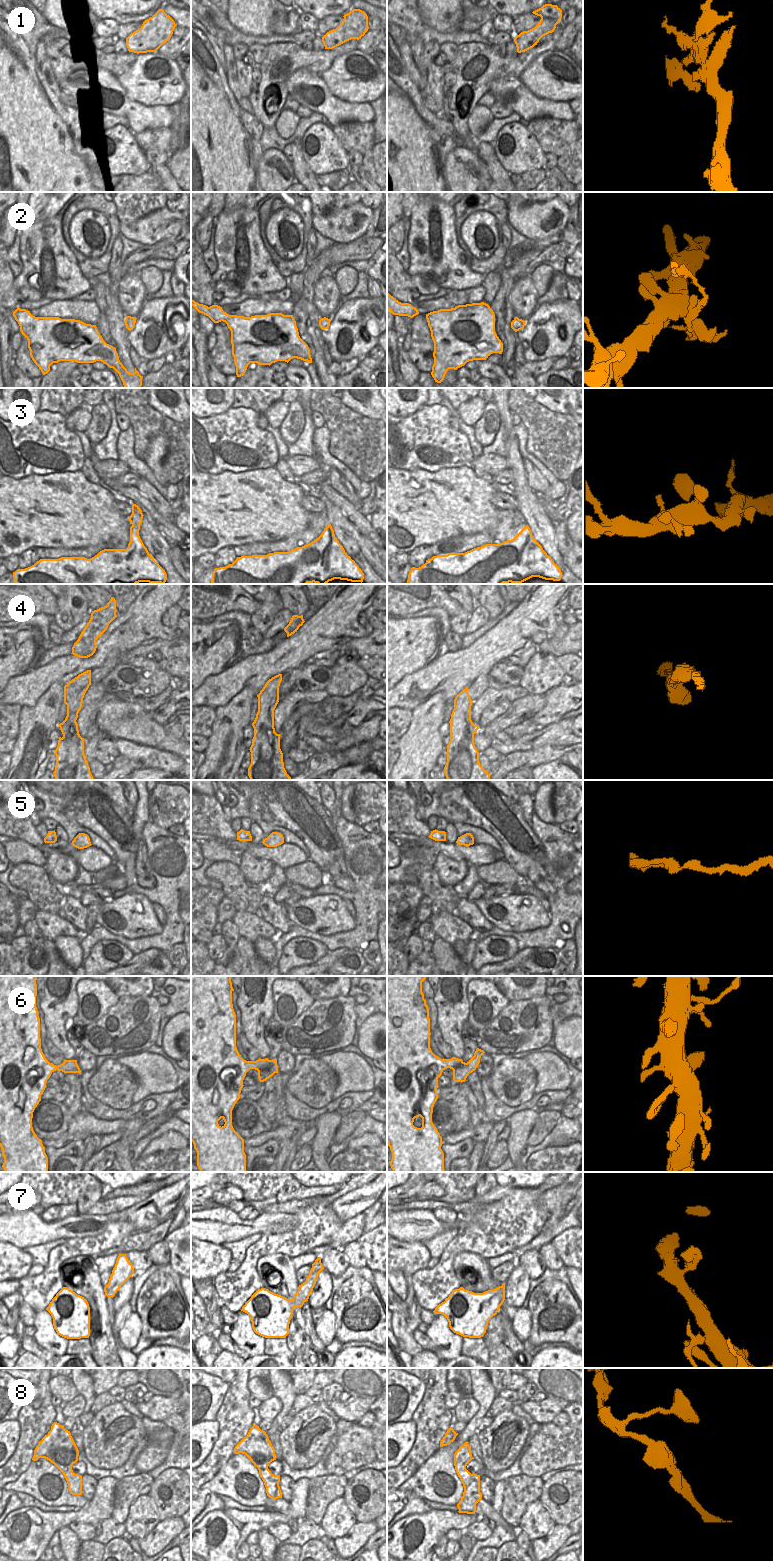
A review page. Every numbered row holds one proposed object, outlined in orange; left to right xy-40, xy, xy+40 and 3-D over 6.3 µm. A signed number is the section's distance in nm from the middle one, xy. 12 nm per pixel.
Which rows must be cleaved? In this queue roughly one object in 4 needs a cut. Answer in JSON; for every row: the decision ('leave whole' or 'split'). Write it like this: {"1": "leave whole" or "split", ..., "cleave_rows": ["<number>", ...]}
{"1": "leave whole", "2": "split", "3": "leave whole", "4": "leave whole", "5": "leave whole", "6": "split", "7": "leave whole", "8": "leave whole", "cleave_rows": ["2", "6"]}

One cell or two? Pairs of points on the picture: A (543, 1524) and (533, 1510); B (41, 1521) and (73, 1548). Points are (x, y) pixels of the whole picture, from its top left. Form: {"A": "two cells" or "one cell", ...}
{"A": "one cell", "B": "two cells"}

